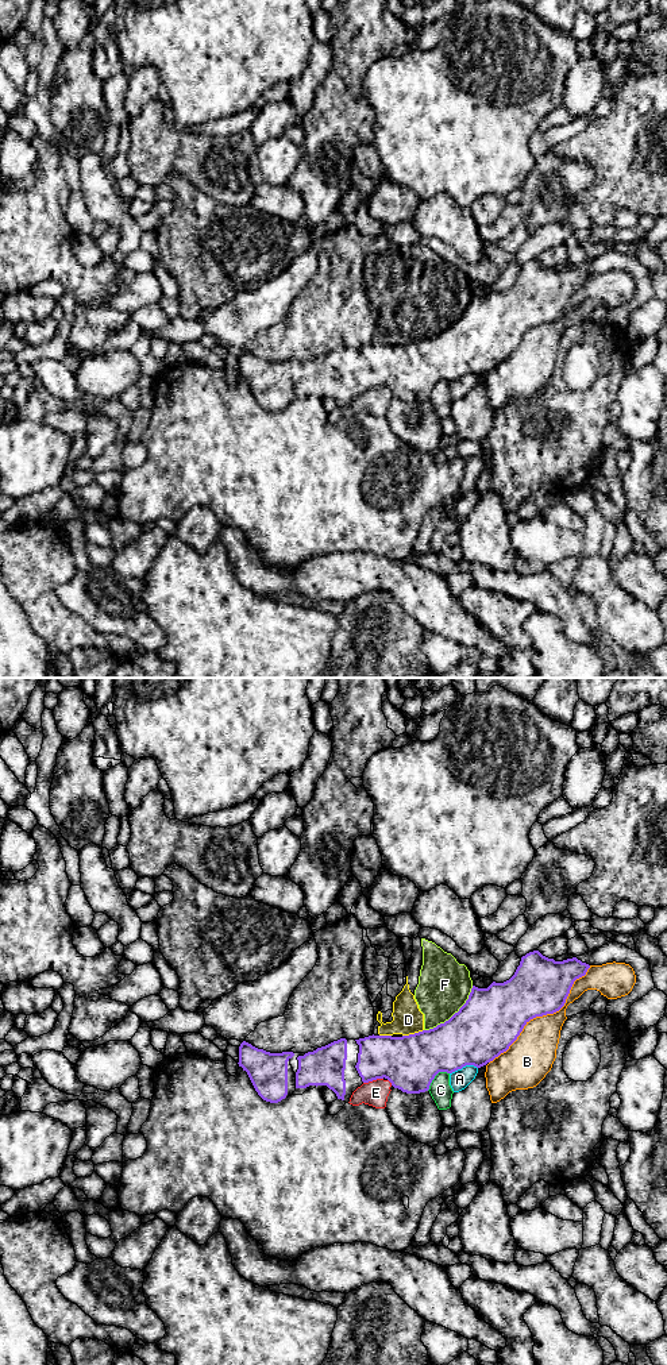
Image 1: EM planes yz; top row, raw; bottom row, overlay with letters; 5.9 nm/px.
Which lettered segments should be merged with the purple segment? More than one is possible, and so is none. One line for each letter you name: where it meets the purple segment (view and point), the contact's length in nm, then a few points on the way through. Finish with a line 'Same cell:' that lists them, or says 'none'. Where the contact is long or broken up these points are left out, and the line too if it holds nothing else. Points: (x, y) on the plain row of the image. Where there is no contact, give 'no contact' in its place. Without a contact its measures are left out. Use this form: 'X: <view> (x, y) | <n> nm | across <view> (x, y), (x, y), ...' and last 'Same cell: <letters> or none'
Same cell: none

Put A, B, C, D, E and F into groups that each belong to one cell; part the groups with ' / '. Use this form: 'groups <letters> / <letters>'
groups A / B / C / D F / E

